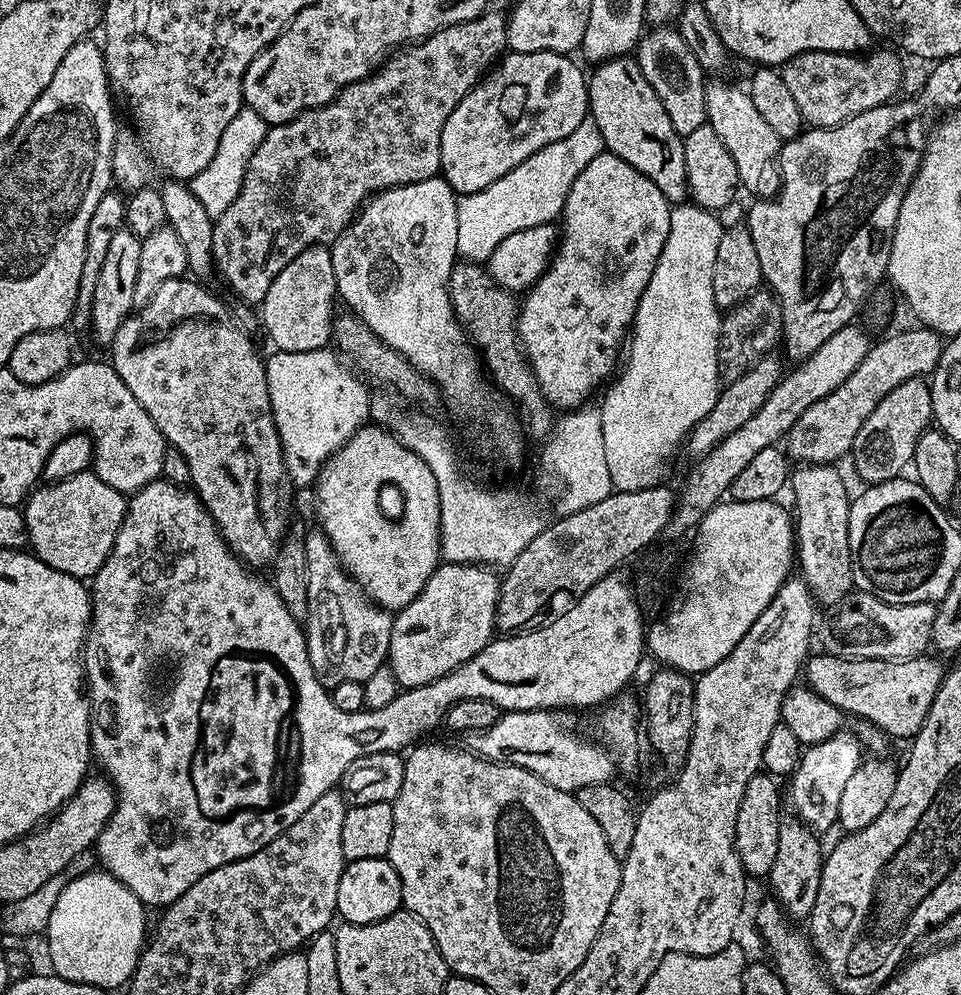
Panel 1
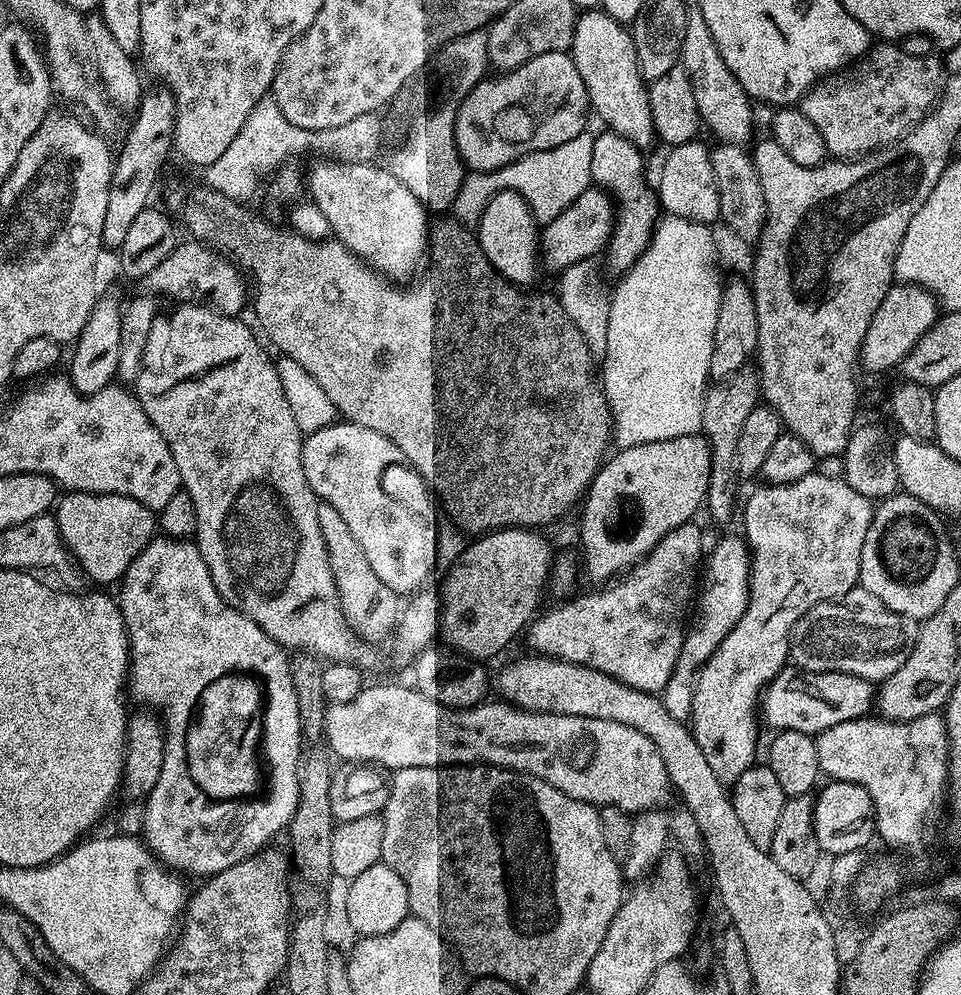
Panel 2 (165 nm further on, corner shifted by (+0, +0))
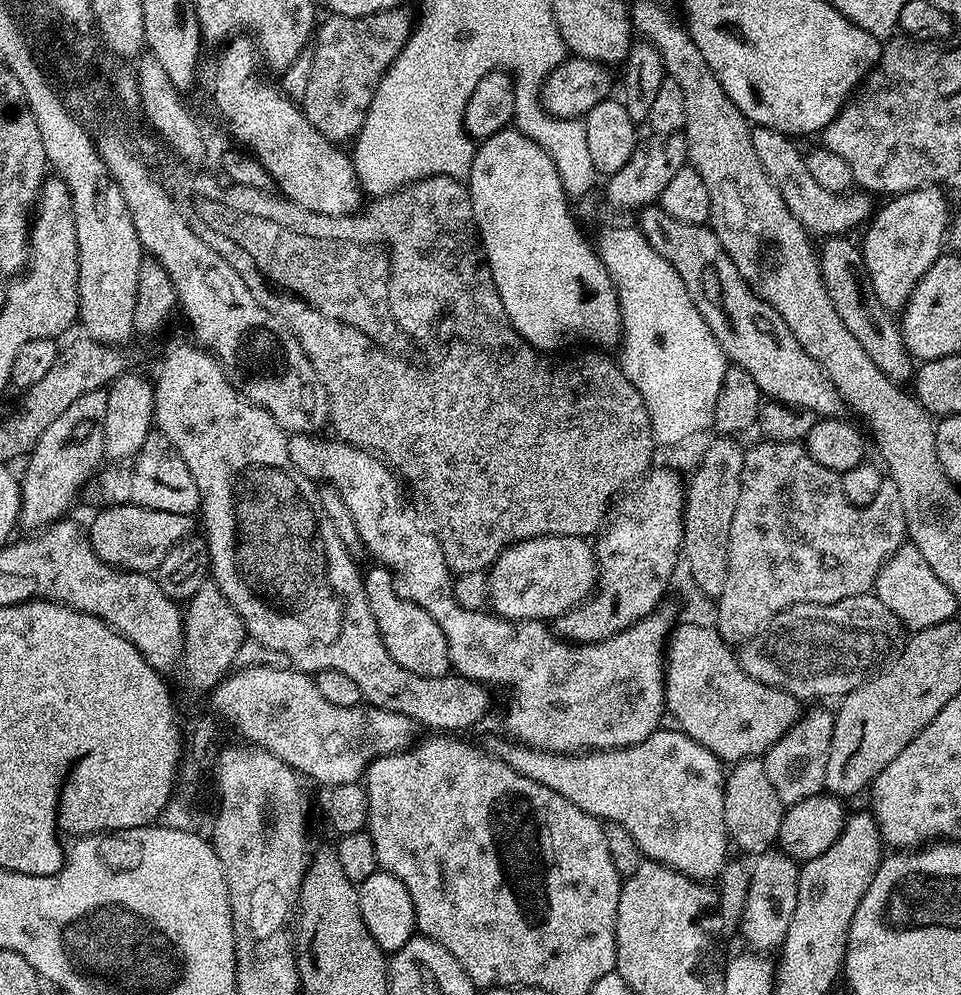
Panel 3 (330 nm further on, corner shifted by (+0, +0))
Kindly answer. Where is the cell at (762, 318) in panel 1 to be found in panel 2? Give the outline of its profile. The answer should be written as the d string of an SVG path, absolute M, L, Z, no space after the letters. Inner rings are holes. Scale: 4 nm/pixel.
M755 367L739 368L726 379L713 383L704 394L704 409L700 423L702 435L707 440L712 451L712 469L708 483L706 497L706 512L716 520L728 520L732 516L732 507L736 504L736 455L738 454L738 438L742 438L742 426L754 410L761 403L760 373Z

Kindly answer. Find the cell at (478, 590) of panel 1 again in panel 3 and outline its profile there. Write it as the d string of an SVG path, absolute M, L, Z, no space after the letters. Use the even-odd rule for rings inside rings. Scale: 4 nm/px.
M539 536L512 544L487 569L487 603L495 615L507 620L555 621L556 617L576 608L592 595L596 587L596 553L582 536Z

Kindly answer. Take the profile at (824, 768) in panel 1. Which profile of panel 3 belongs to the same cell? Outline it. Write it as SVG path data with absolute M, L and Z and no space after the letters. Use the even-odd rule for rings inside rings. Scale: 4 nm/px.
M769 850L761 852L755 857L756 860L750 864L748 873L748 893L746 902L740 918L739 935L744 935L744 940L749 949L759 950L761 953L768 954L779 949L786 938L786 930L790 926L790 918L794 918L794 906L798 906L798 882L800 881L801 865L795 860L791 860L786 853L779 850Z

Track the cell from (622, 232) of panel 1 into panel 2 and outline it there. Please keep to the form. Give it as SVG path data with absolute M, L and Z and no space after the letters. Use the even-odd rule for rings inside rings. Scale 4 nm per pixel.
M601 131L601 136L594 139L594 155L590 161L590 174L595 187L607 190L618 201L618 211L614 221L612 237L608 242L606 257L608 268L615 274L623 274L638 262L638 258L646 250L652 232L656 229L658 219L658 196L648 189L644 181L645 153L634 146L622 134Z

